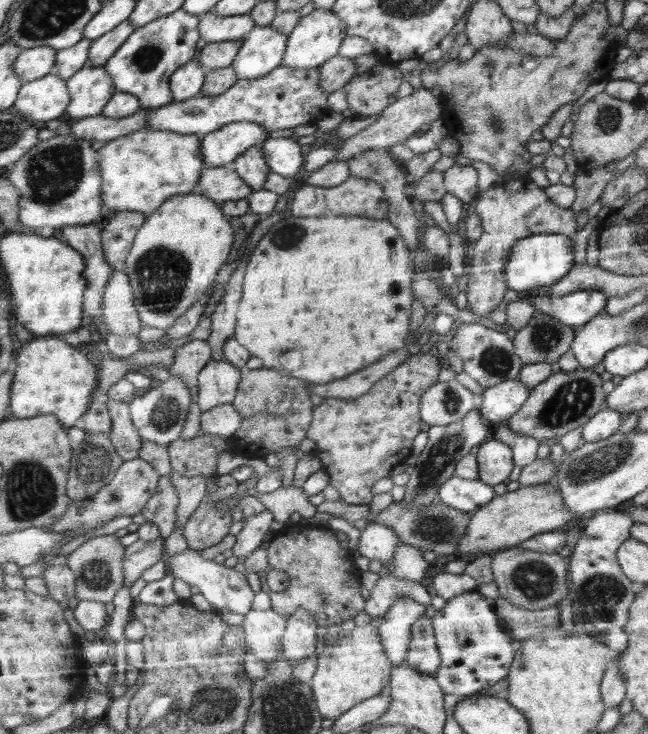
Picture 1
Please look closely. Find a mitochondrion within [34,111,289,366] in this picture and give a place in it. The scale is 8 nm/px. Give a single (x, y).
(162, 273)

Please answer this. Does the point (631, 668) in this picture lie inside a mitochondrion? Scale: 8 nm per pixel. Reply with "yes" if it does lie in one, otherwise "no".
no

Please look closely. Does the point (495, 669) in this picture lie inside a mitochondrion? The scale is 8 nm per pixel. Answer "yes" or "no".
no

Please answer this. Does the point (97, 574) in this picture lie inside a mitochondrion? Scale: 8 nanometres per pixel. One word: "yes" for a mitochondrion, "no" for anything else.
yes

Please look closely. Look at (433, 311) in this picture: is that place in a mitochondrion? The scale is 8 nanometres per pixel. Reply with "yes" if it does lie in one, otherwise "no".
no

